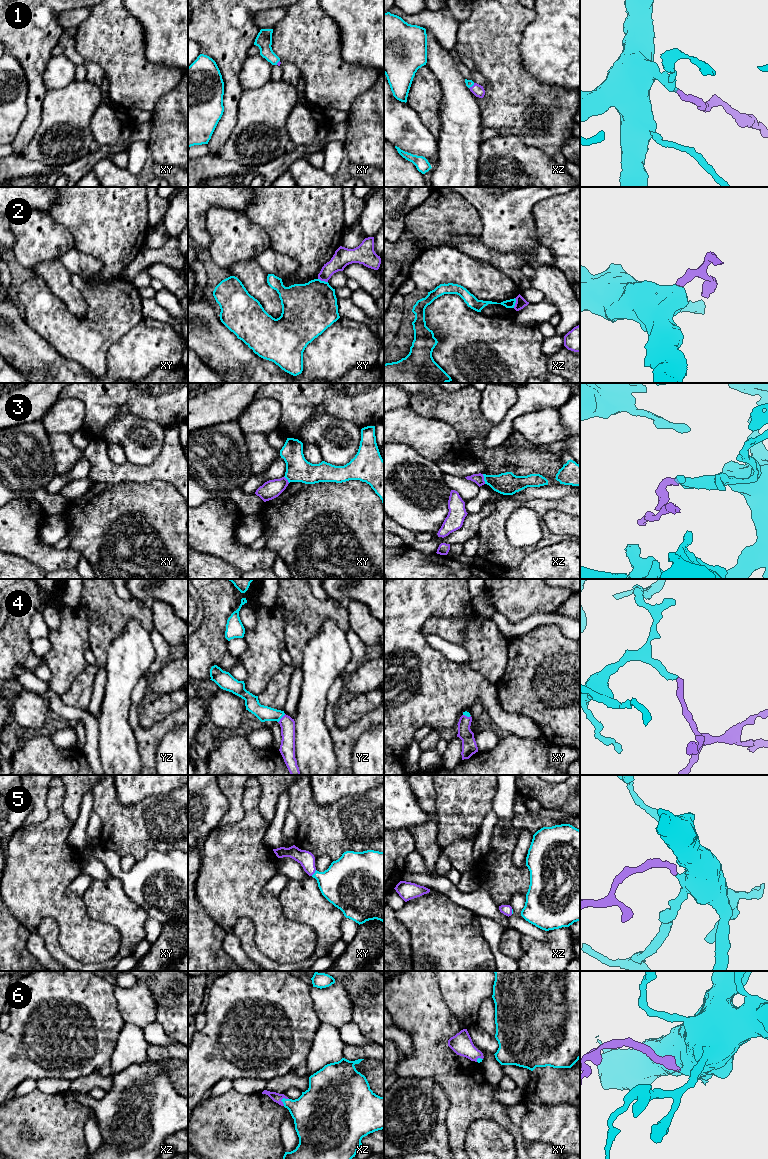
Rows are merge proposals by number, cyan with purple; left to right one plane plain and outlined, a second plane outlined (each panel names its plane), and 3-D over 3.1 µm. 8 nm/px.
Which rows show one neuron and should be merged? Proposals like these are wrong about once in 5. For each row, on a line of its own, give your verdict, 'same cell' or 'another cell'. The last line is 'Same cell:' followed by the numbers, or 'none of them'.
1: same cell
2: another cell
3: another cell
4: same cell
5: same cell
6: same cell
Same cell: 1, 4, 5, 6

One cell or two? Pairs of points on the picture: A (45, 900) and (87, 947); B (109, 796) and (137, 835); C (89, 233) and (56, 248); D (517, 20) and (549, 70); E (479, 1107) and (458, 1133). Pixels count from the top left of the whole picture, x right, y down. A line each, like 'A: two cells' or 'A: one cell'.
A: one cell
B: one cell
C: two cells
D: two cells
E: one cell

